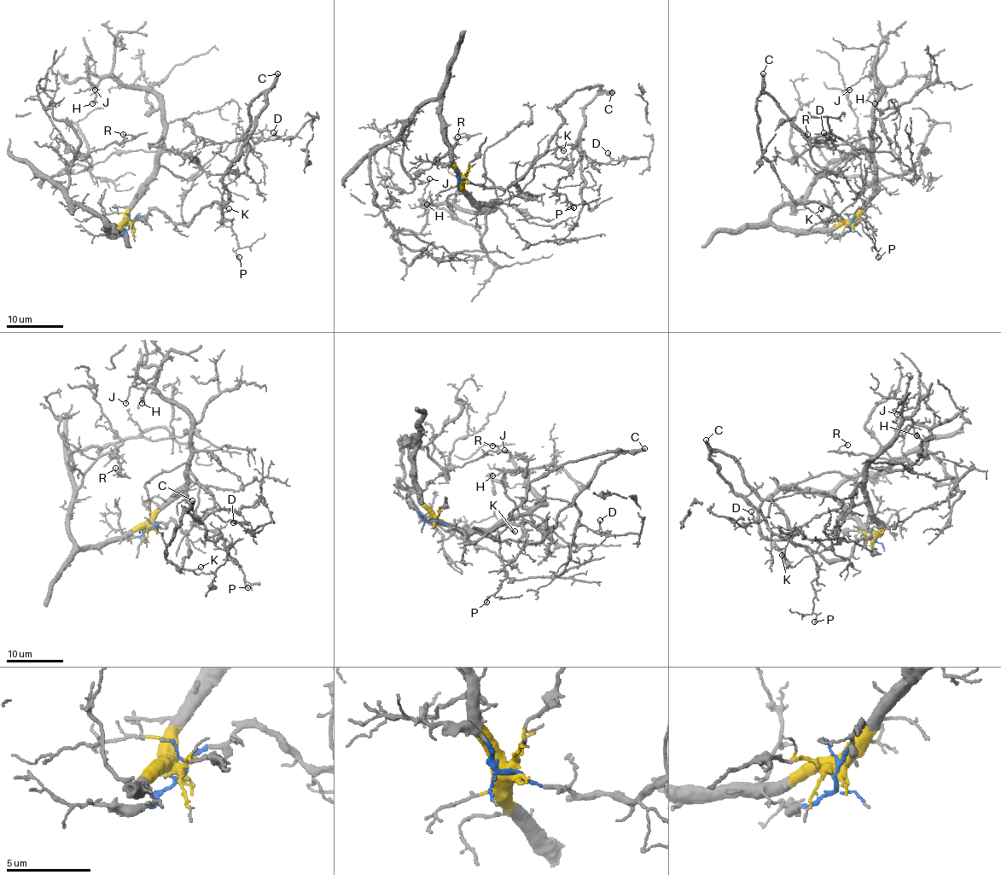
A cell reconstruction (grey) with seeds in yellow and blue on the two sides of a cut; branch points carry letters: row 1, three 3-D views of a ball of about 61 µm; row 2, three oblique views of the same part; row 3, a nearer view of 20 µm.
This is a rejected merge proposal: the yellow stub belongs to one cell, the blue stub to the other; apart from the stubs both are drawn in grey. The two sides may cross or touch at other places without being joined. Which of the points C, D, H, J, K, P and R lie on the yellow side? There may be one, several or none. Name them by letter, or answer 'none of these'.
H, J, R

